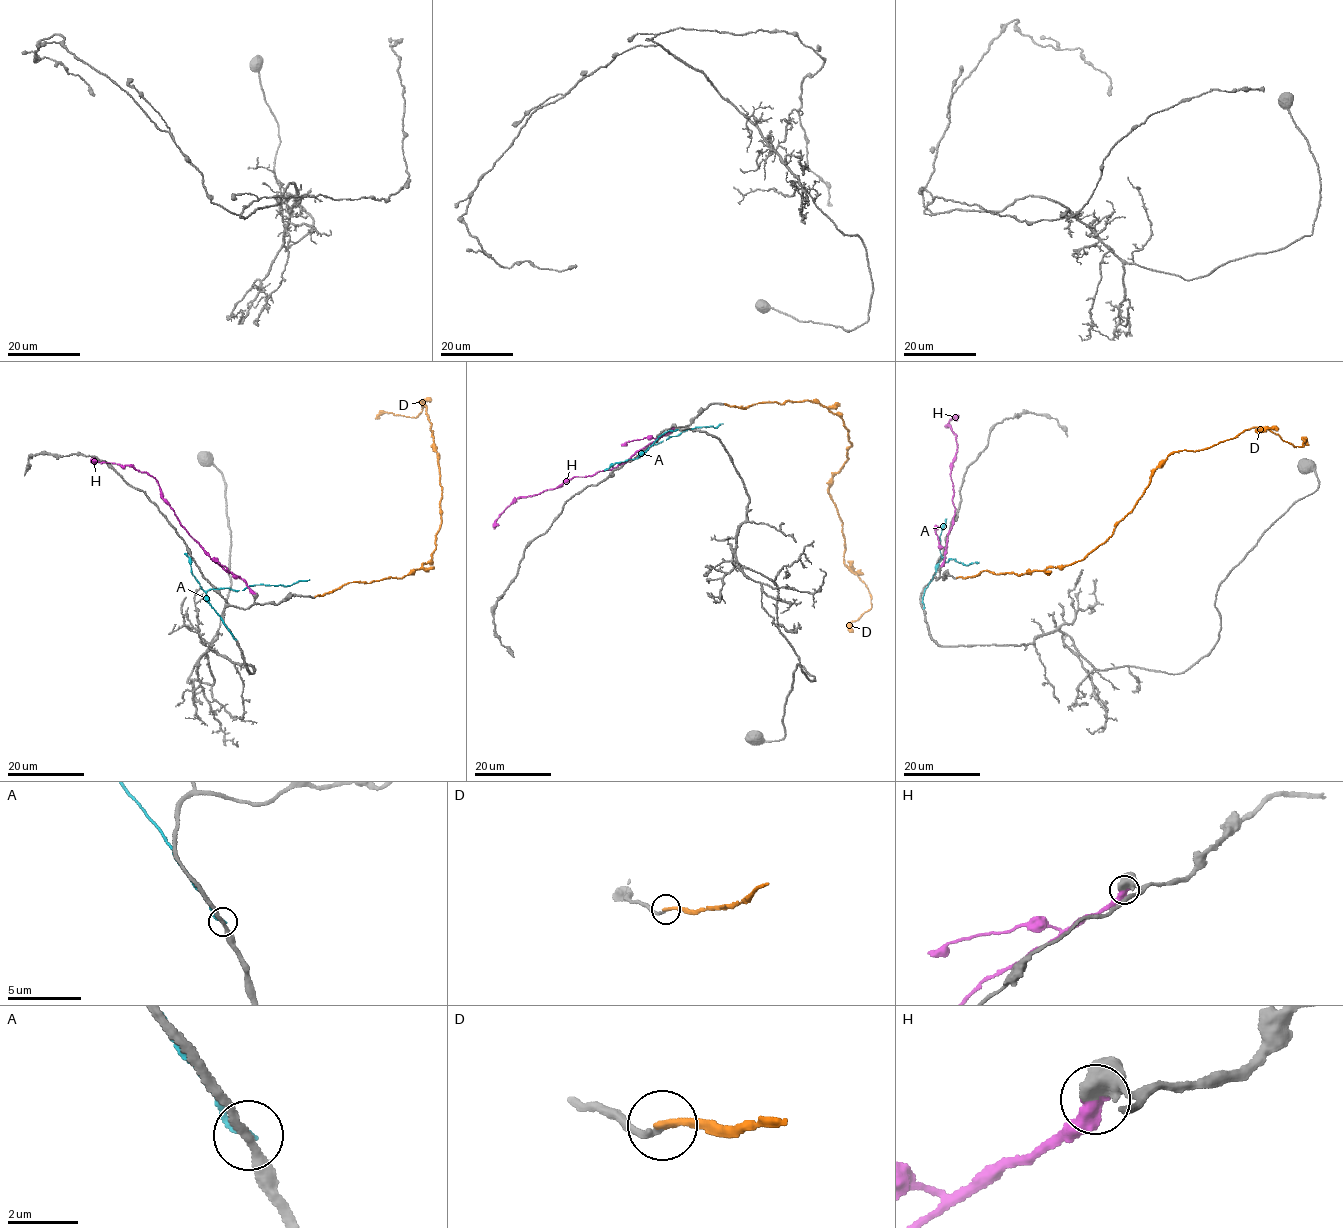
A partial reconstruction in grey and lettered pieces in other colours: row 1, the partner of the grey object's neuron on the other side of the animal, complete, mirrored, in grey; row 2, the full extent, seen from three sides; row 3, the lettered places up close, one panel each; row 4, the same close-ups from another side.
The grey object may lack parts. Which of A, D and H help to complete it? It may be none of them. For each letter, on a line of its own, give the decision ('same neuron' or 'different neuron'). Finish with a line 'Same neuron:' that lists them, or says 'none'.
A: different neuron
D: same neuron
H: different neuron
Same neuron: D

